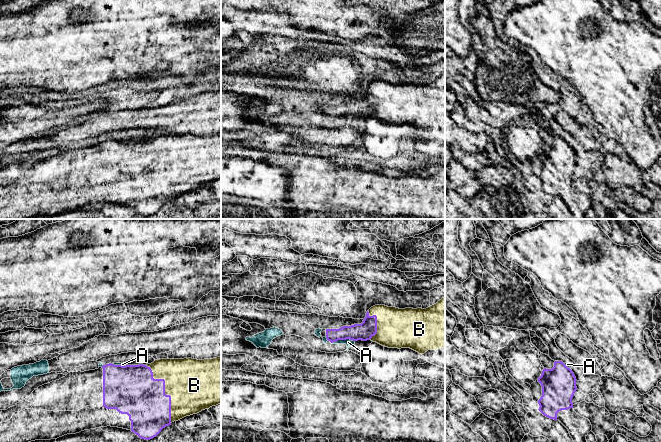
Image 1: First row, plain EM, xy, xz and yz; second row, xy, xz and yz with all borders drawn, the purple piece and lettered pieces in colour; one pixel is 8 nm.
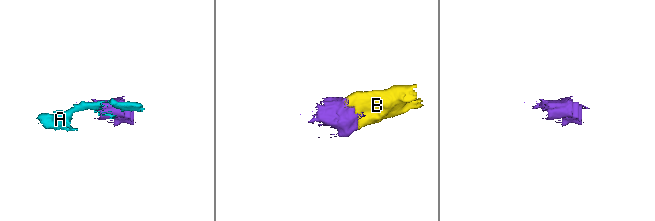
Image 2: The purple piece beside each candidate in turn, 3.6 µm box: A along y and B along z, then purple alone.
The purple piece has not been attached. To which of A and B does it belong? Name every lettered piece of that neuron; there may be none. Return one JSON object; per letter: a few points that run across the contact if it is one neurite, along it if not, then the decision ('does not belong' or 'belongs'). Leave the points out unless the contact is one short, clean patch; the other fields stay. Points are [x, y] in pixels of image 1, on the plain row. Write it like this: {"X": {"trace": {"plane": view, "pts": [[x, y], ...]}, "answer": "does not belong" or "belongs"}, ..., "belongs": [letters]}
{"A": {"trace": {"plane": "xz", "pts": [[354, 116], [338, 115], [332, 118]]}, "answer": "does not belong"}, "B": {"answer": "belongs"}, "belongs": ["B"]}

